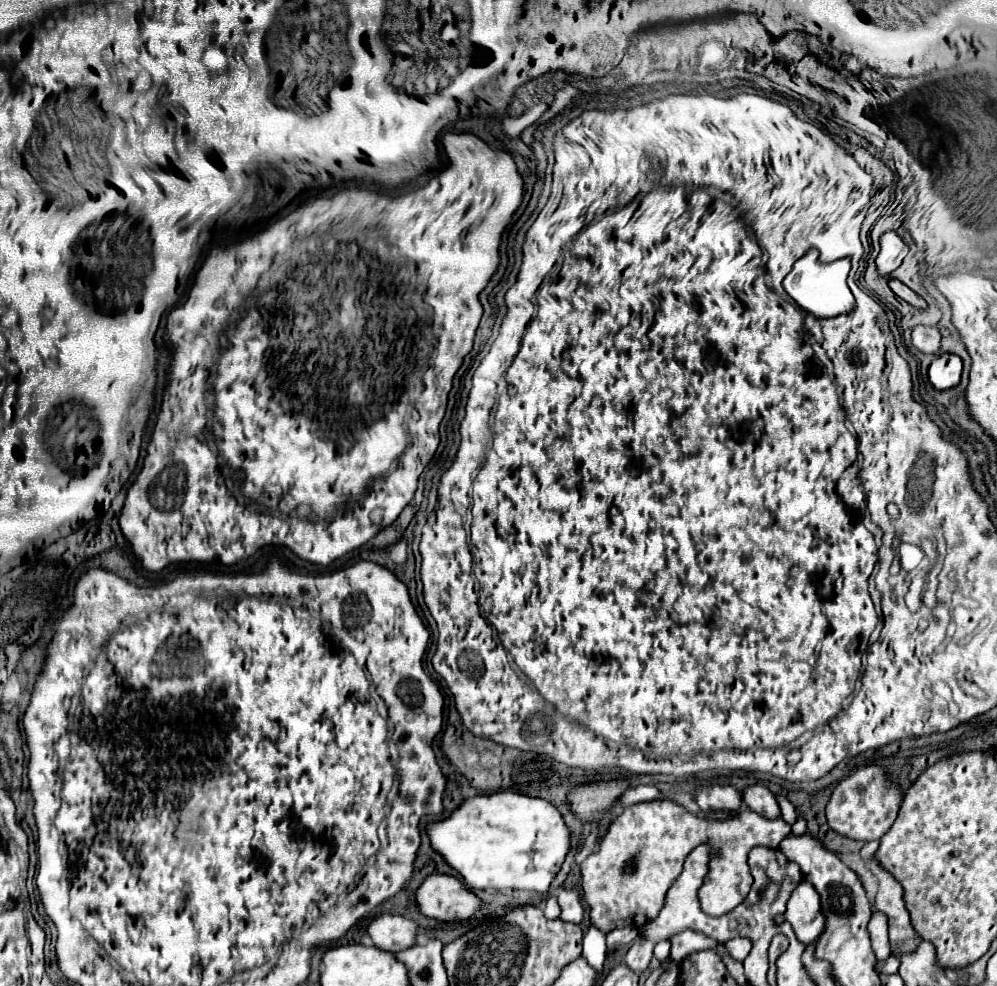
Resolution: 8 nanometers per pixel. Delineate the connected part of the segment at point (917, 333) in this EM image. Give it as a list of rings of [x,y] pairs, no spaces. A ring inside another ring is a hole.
[[[915,325],[913,327],[913,345],[921,351],[921,353],[937,353],[939,351],[939,329],[937,327],[927,327],[927,325]]]

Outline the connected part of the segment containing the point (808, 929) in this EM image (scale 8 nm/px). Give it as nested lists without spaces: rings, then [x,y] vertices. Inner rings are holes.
[[[801,881],[787,903],[787,919],[801,943],[817,941],[821,927],[825,925],[821,915],[821,903],[815,887],[809,881]]]

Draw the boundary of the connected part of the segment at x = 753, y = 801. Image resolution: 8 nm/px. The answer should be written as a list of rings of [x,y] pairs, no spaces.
[[[753,785],[753,787],[745,789],[743,795],[745,795],[745,805],[751,811],[759,813],[761,817],[765,817],[765,819],[777,819],[777,815],[781,815],[777,797],[769,789],[765,789],[761,785]]]

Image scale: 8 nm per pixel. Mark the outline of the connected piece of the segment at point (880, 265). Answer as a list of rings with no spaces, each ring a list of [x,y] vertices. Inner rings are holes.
[[[893,231],[881,237],[881,253],[877,255],[877,269],[879,275],[889,277],[909,255],[909,245]]]

